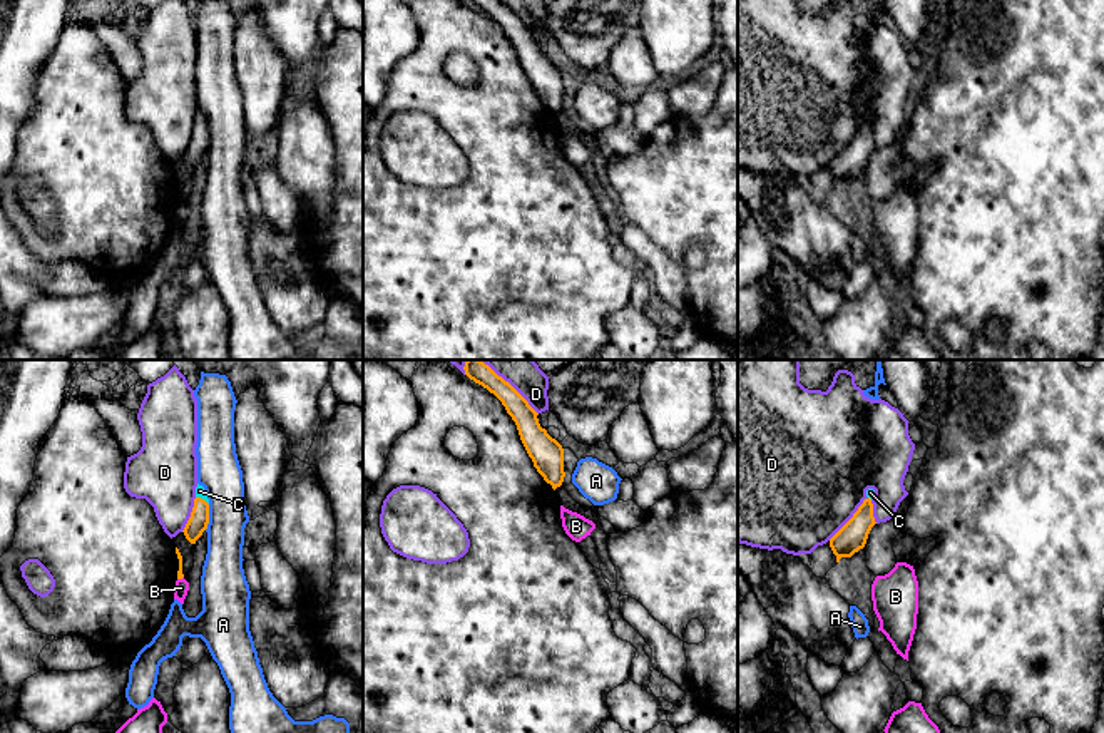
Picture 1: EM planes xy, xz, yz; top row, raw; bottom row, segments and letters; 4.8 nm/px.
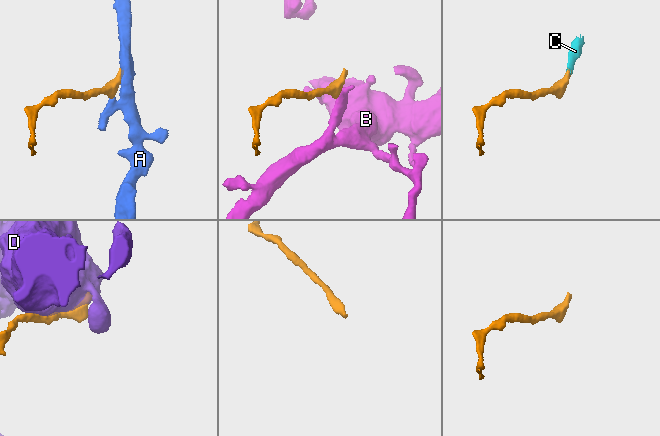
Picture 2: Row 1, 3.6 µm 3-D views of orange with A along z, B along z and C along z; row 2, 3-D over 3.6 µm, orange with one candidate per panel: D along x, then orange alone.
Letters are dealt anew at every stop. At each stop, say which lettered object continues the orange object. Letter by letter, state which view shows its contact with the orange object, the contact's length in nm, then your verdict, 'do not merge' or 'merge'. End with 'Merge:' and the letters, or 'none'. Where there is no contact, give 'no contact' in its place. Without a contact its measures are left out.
A: meets orange in xy; contact 130 nm long; do not merge
B: meets orange in xy; contact 40 nm long; do not merge
C: meets orange in xy; contact 80 nm long; merge
D: meets orange in yz; contact 300 nm long; do not merge
Merge: C

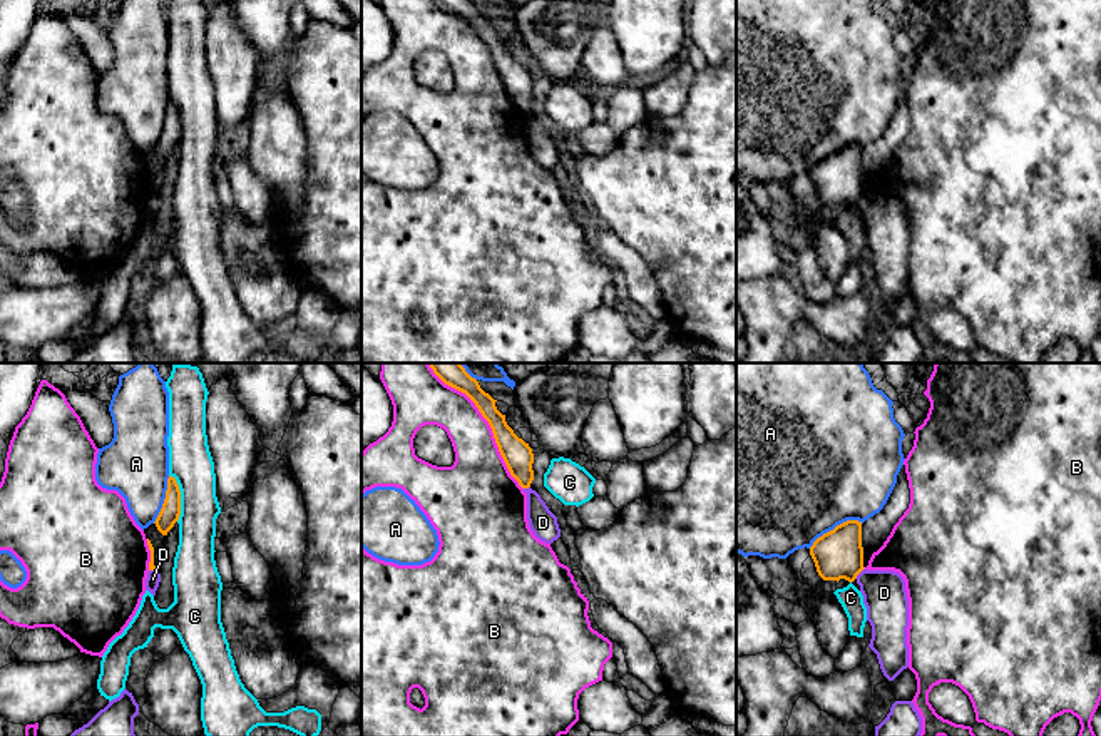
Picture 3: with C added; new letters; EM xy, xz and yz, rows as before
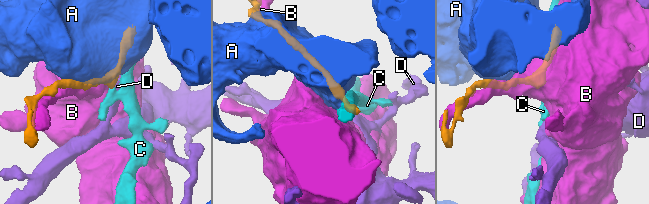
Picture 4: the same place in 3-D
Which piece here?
A: meets orange in yz; contact 300 nm long; do not merge
B: meets orange in xz; contact 700 nm long; do not merge
C: meets orange in xy; contact 240 nm long; do not merge
D: meets orange in yz; contact 70 nm long; do not merge
Merge: none

